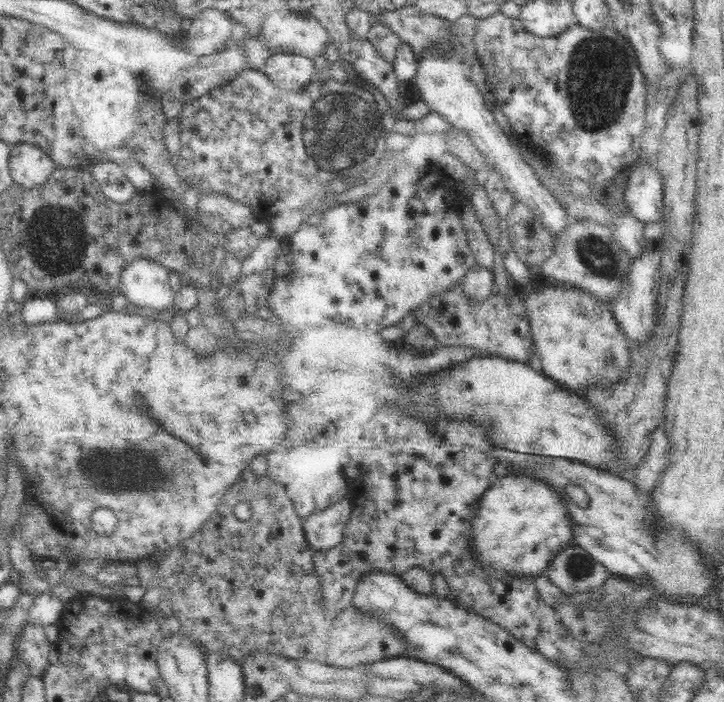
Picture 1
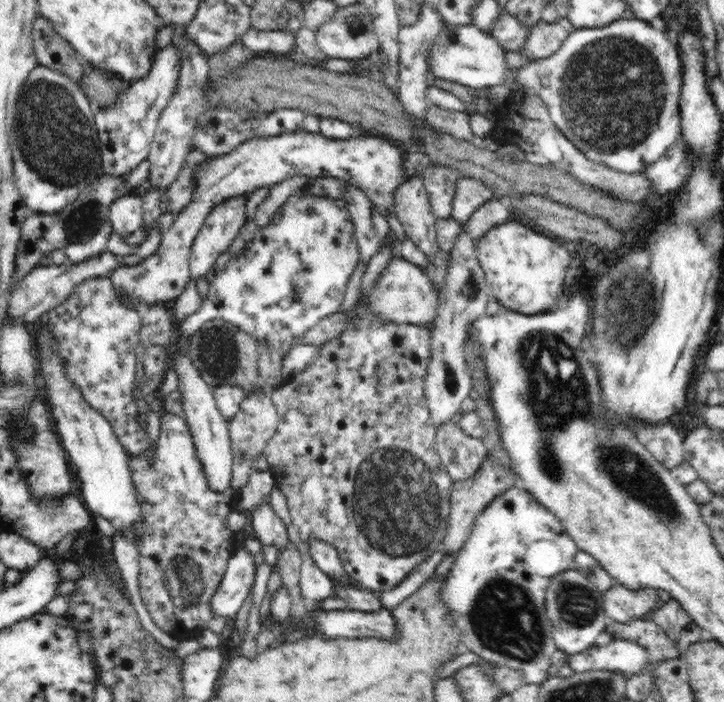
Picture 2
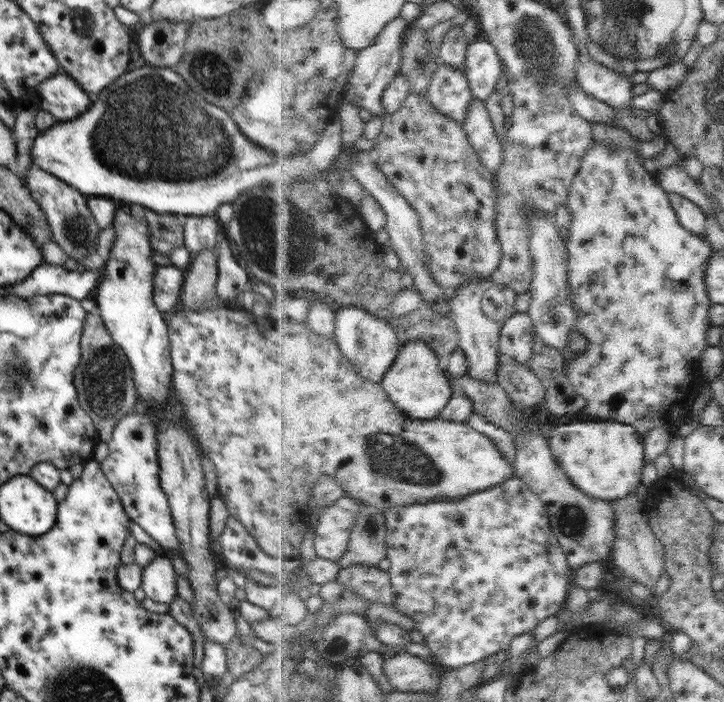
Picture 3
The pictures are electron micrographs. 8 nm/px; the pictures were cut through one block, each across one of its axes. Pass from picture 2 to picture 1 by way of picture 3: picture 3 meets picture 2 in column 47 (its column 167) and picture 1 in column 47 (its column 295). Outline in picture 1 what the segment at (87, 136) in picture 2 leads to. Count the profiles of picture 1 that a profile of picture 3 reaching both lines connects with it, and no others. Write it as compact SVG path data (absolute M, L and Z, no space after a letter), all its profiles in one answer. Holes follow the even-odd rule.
M27 143L12 146L9 159L9 169L17 192L26 181L35 188L41 186L56 169L56 165L43 151Z

